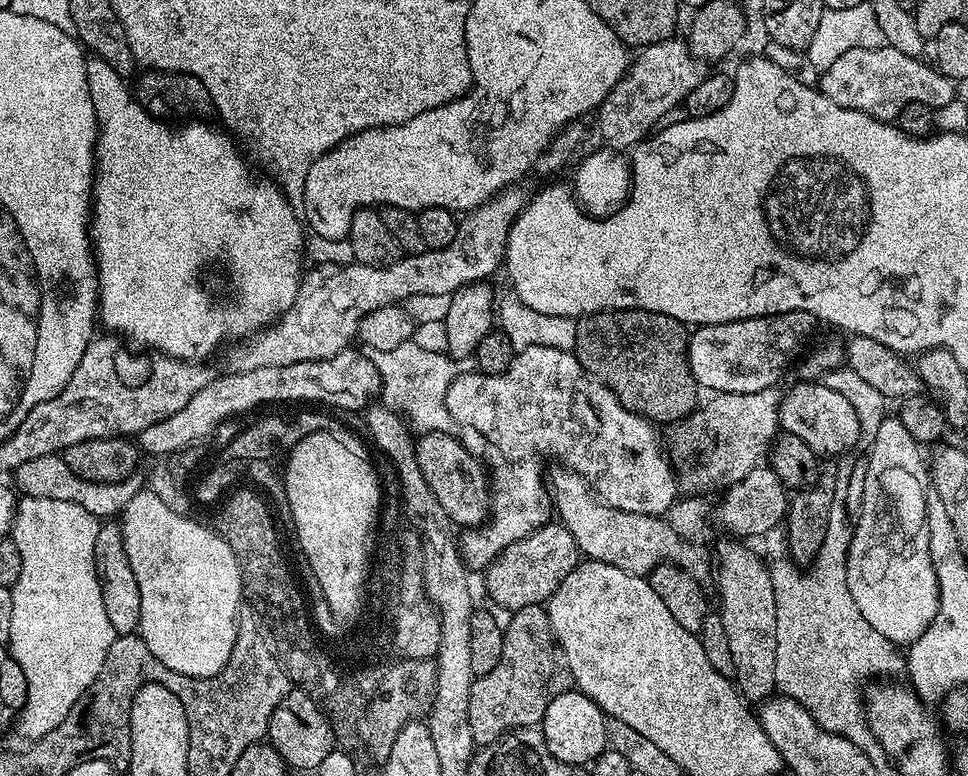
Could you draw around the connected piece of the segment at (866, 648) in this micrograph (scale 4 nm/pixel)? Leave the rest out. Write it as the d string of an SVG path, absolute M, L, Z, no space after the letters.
M844 486L837 487L830 526L826 526L826 542L822 542L822 550L818 550L810 567L797 571L797 576L772 577L778 634L774 682L779 695L794 698L807 712L816 712L818 726L854 742L869 758L872 752L881 752L883 748L864 717L865 688L877 678L895 677L892 675L902 668L902 652L862 618L862 610L850 598L846 558L852 528L844 507L846 492Z

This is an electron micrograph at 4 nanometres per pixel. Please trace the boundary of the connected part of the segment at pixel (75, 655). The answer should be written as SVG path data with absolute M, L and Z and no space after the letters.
M24 496L17 503L10 538L20 551L22 570L18 582L11 587L14 619L7 647L18 666L22 666L22 674L26 674L28 697L14 724L14 732L25 736L25 741L31 742L50 734L58 722L68 717L78 697L97 677L110 646L116 640L114 626L110 626L110 618L106 618L106 606L102 602L102 590L94 566L94 538L98 538L100 526L98 517L90 514L90 510L82 510L82 506L74 502Z

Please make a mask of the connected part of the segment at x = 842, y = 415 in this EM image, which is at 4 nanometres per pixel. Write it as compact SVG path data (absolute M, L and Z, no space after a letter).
M804 382L808 384L796 384L787 393L786 391L780 398L780 427L785 432L794 434L810 446L816 455L821 458L827 456L840 456L843 452L848 452L856 443L862 440L860 434L860 423L858 414L854 414L854 406L838 390L830 390L823 382Z

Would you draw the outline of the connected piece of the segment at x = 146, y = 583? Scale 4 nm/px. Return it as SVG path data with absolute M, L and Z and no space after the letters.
M143 488L127 503L120 515L120 525L123 530L123 541L126 547L126 558L130 558L130 570L134 570L134 578L138 578L138 594L142 594L142 614L138 634L146 642L150 654L162 662L170 670L187 676L216 676L226 665L230 654L236 645L238 629L236 629L236 615L240 612L240 596L245 595L244 579L240 576L240 567L236 555L227 542L211 527L204 525L176 512L158 493Z

